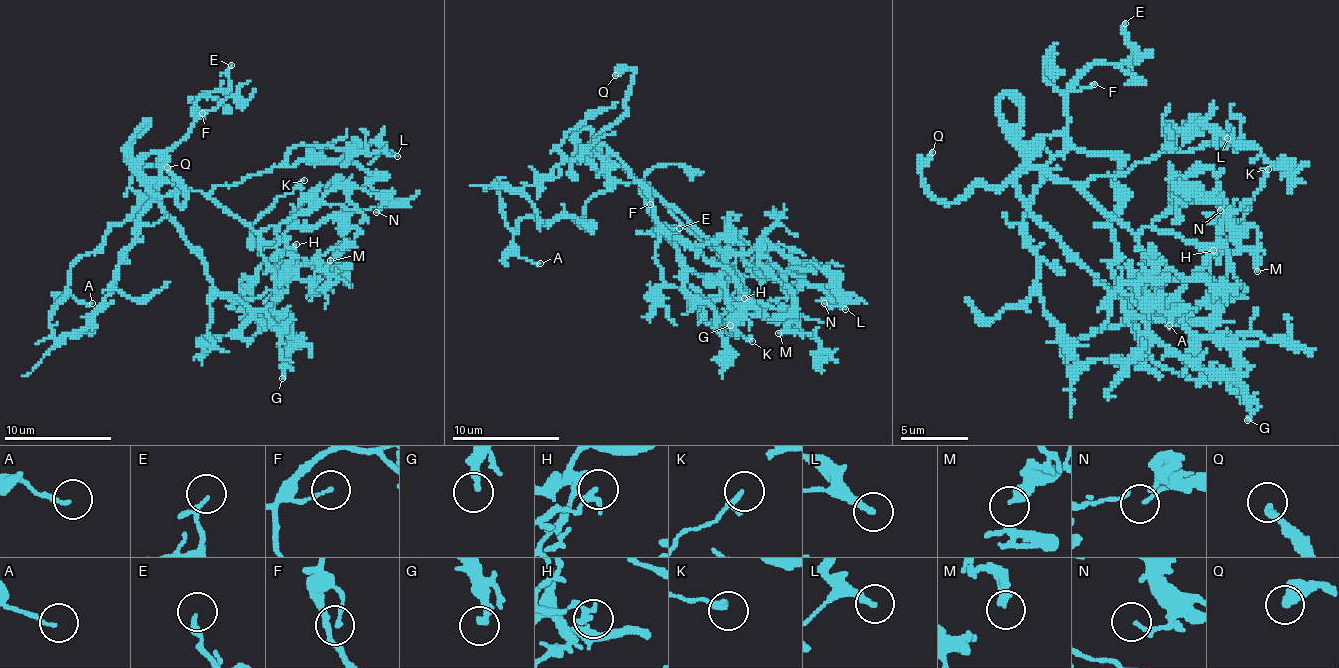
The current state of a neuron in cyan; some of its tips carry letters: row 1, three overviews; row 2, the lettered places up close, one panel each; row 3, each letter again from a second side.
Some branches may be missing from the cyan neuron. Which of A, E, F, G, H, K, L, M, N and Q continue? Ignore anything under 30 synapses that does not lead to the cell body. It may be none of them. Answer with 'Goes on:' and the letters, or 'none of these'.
Goes on: Q

